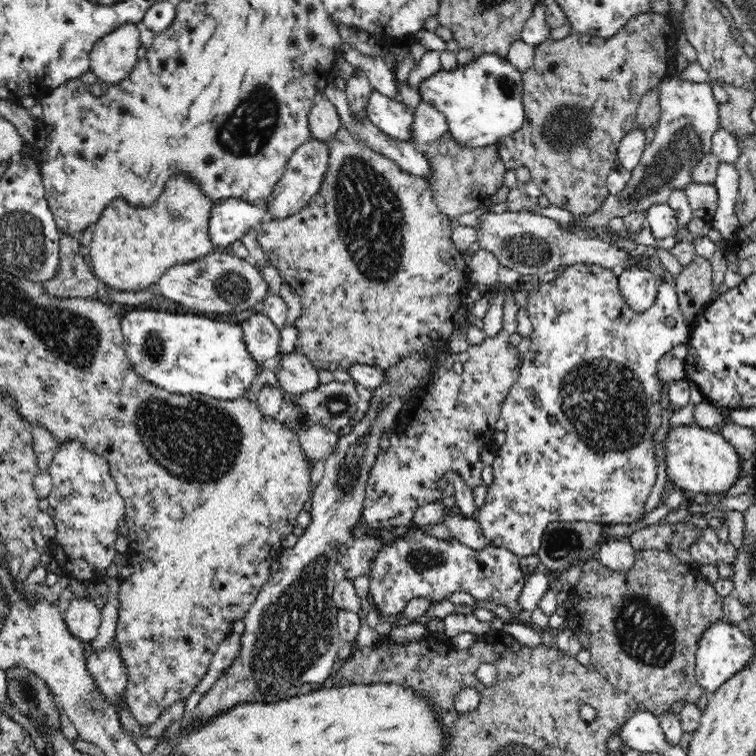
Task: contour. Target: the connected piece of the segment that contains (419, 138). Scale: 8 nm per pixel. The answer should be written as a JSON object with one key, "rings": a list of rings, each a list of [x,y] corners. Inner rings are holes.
{"rings":[[[421,101],[416,107],[412,116],[412,126],[410,126],[410,143],[416,146],[432,144],[439,136],[448,131],[446,117]]]}

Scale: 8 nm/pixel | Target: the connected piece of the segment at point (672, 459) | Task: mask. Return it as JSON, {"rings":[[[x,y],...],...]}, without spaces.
{"rings":[[[696,424],[681,425],[672,429],[665,439],[667,474],[670,481],[676,484],[676,488],[689,490],[694,493],[710,494],[711,497],[725,495],[736,482],[741,480],[743,470],[741,470],[744,458],[738,455],[736,448],[730,444],[719,432],[719,429],[703,429]]]}

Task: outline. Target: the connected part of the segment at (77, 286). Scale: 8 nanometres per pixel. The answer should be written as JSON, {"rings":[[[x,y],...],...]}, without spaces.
{"rings":[[[63,236],[60,251],[60,262],[54,278],[43,283],[44,290],[60,298],[82,297],[96,298],[98,277],[94,275],[88,259],[79,252],[80,244],[75,238]]]}

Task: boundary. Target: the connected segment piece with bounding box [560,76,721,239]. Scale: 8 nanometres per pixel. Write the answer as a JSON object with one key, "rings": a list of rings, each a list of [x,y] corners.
{"rings":[[[664,76],[659,83],[661,113],[654,138],[631,171],[625,188],[616,195],[608,193],[605,202],[594,213],[575,216],[570,223],[560,224],[560,227],[579,238],[599,238],[612,219],[624,219],[632,212],[645,214],[652,206],[669,204],[672,193],[686,192],[694,183],[694,168],[704,156],[712,153],[712,135],[721,127],[719,104],[709,83],[678,81],[676,77]]]}

